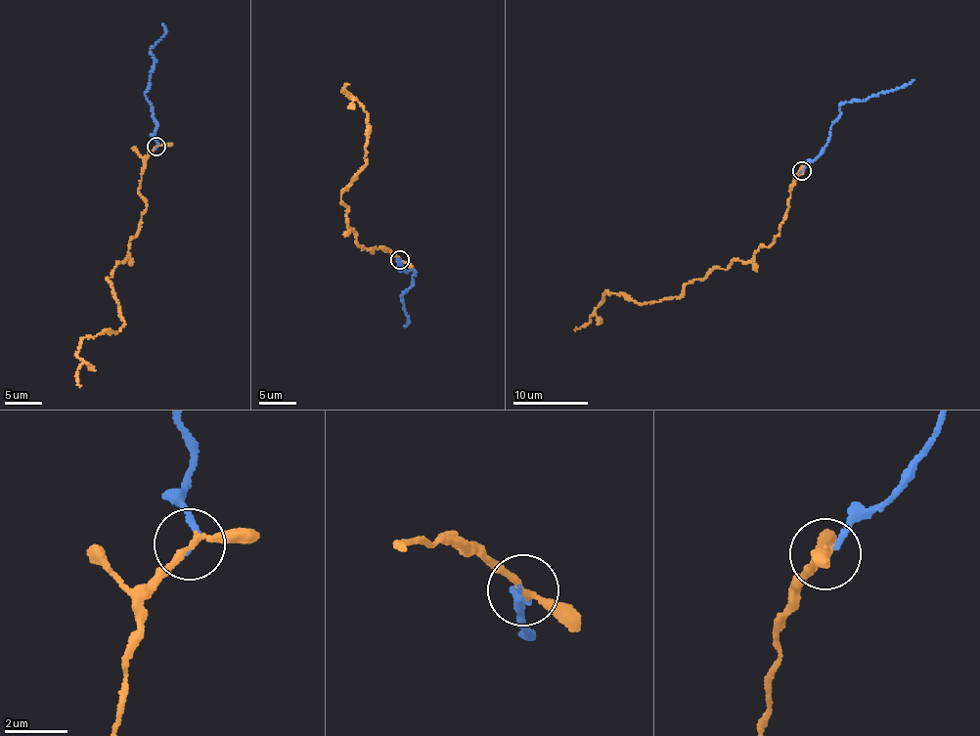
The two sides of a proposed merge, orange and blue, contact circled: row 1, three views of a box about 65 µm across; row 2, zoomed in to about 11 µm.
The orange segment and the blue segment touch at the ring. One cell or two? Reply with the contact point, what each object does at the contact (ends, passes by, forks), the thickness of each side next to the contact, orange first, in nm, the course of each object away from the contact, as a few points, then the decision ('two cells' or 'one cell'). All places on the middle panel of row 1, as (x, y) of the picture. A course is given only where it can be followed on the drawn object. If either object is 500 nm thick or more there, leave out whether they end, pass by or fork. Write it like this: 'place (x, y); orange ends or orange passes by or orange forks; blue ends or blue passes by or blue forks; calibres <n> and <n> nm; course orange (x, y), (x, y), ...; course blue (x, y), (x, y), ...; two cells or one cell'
place (399, 260); orange passes by; blue ends; calibres 190 and 120 nm; course orange (399, 259), (380, 247), (363, 249), (347, 225), (340, 194), (366, 164), (367, 111), (343, 92), (349, 84); course blue (399, 259), (400, 272), (401, 267), (414, 273), (402, 296), (408, 318), (404, 327); one cell

